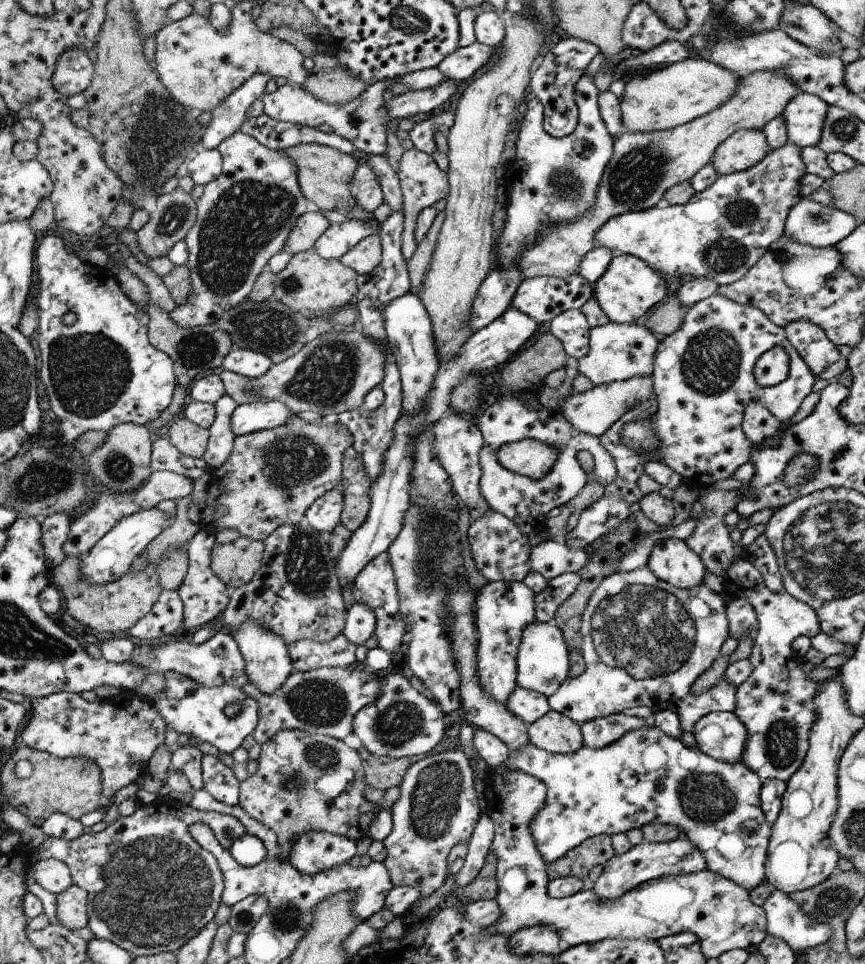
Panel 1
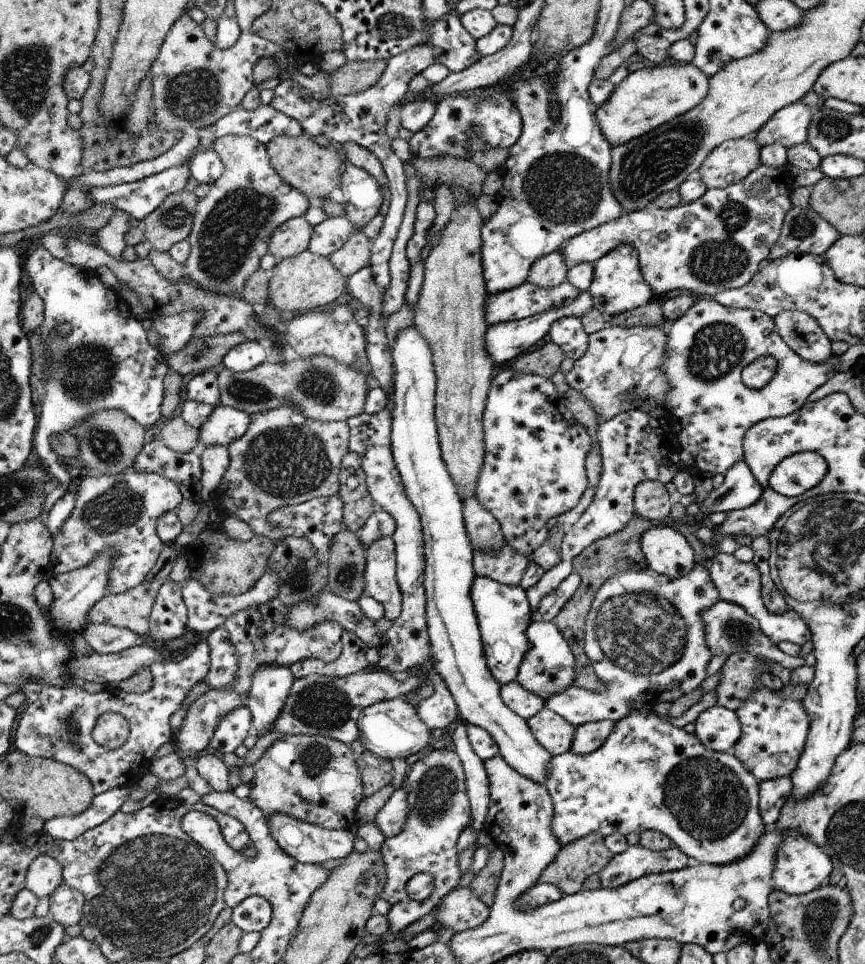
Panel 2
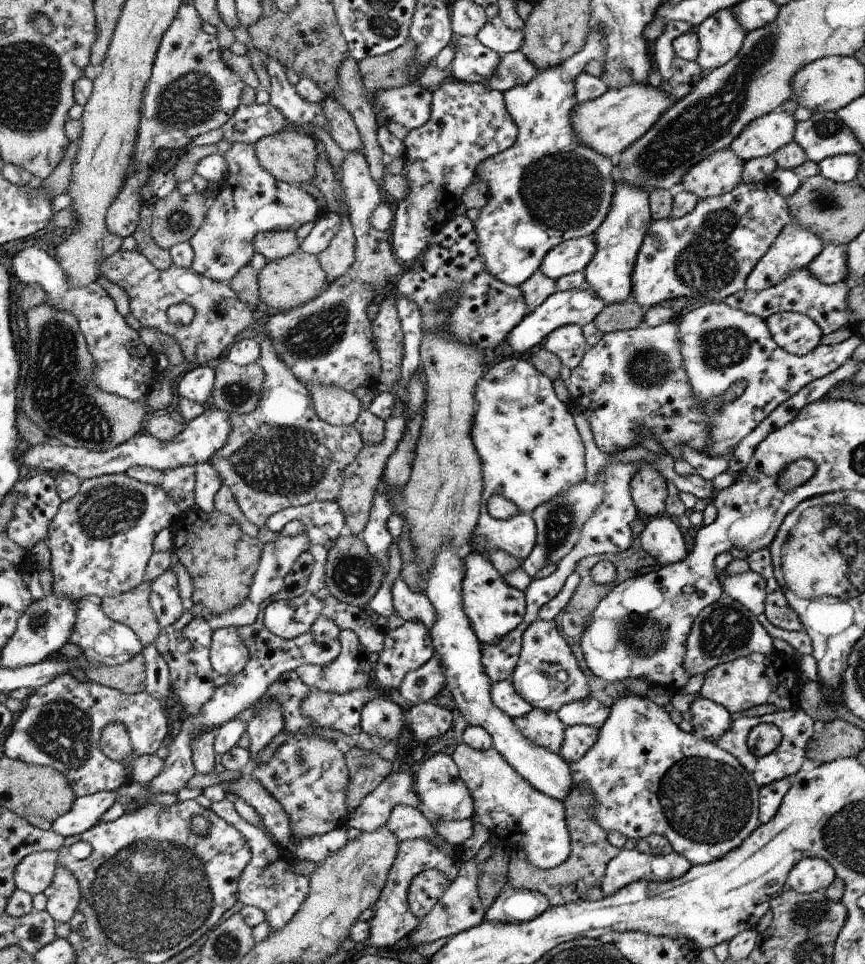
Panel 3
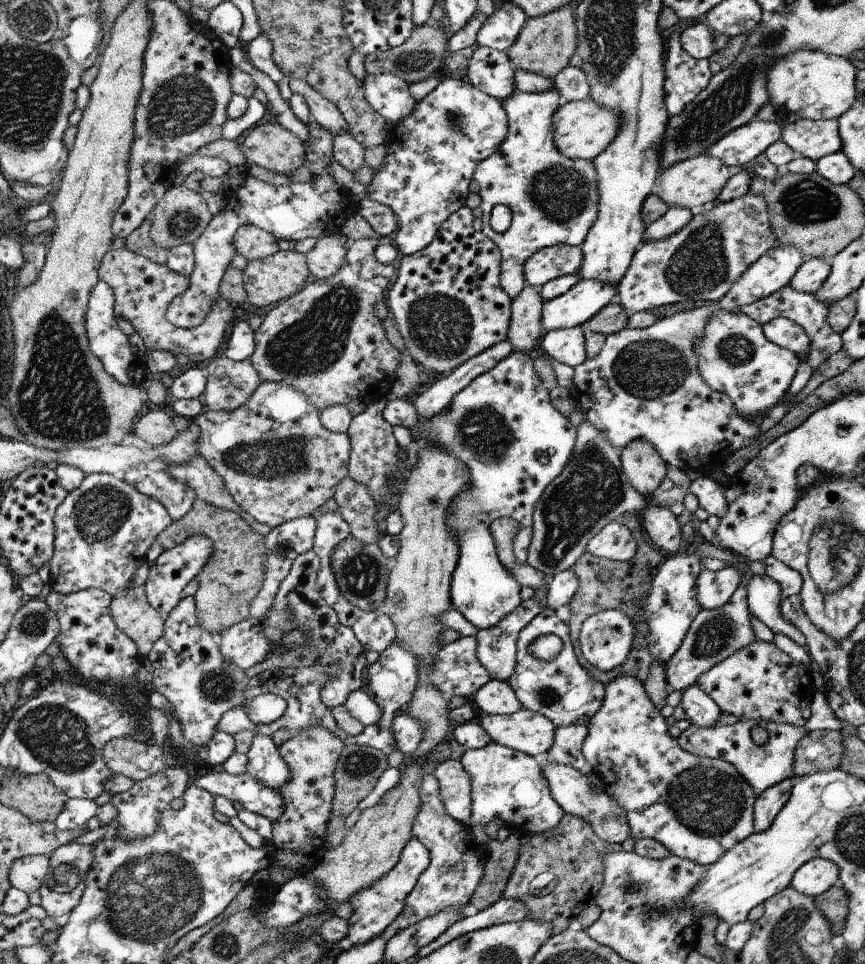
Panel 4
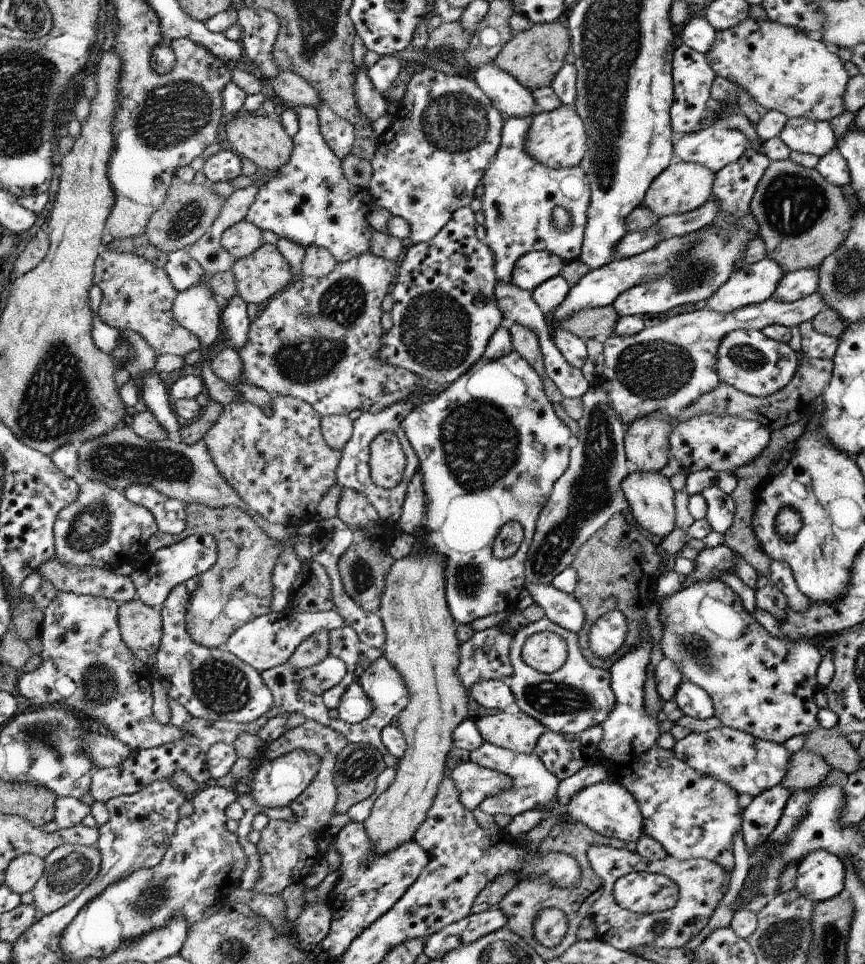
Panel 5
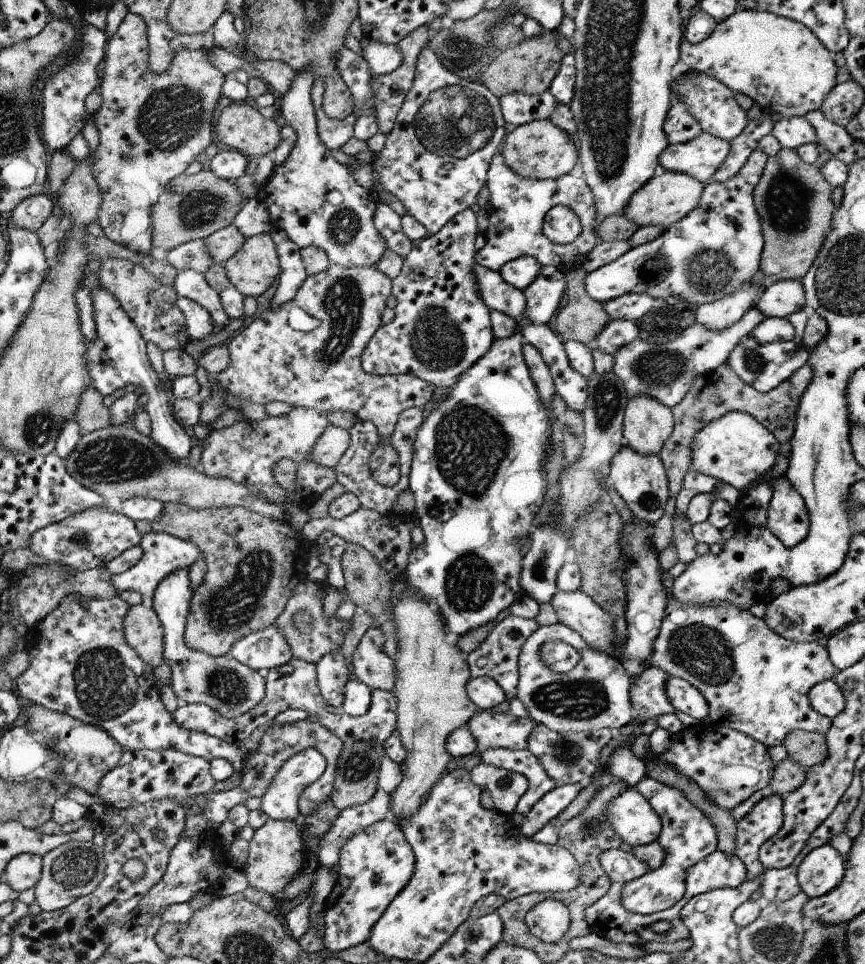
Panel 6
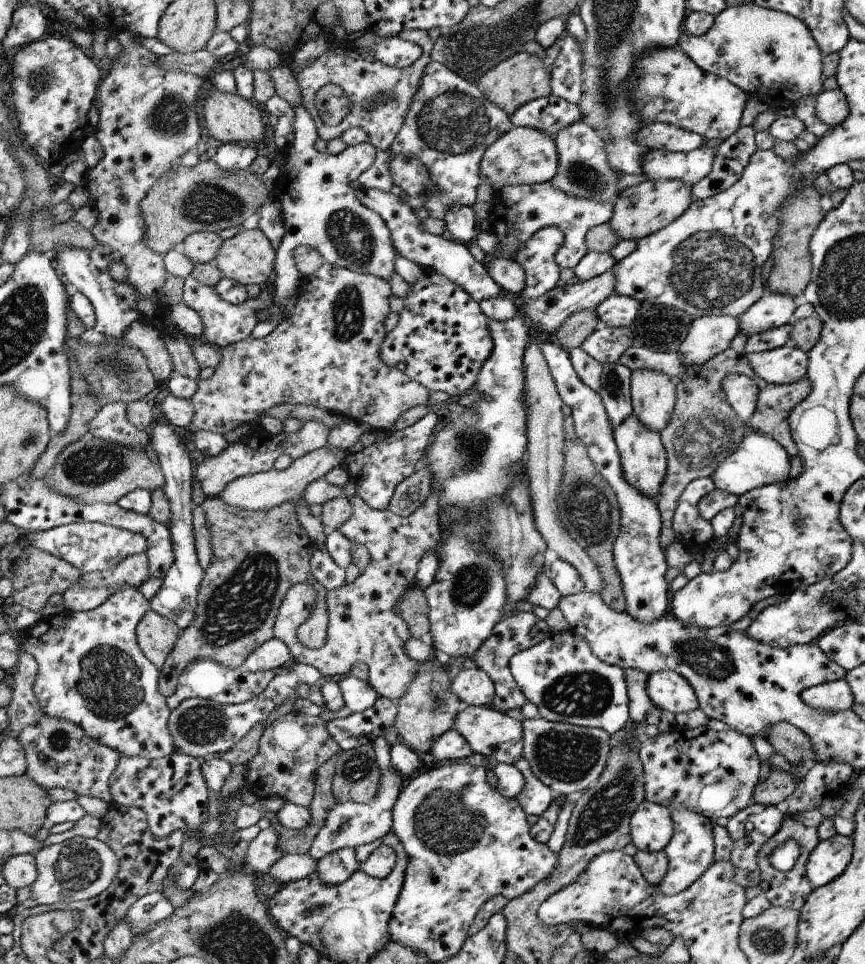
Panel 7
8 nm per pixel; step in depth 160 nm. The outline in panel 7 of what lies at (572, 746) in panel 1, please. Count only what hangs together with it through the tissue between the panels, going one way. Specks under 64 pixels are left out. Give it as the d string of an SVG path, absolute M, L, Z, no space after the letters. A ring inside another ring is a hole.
M465 704L460 708L460 714L455 720L456 729L470 745L474 753L486 756L493 763L506 763L514 765L523 753L523 728L521 722L508 717L506 713L497 711L494 706L476 706Z

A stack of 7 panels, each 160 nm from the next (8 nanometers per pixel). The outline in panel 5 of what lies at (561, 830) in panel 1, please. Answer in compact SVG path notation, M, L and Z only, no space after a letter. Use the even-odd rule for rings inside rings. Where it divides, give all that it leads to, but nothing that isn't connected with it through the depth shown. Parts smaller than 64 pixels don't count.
M646 635L645 639L633 648L633 651L621 653L621 658L611 666L611 687L616 697L615 707L600 724L603 737L599 744L598 758L610 768L608 774L614 780L627 788L637 800L644 819L644 834L655 838L666 850L668 856L684 861L686 859L708 859L716 861L721 852L732 849L732 837L741 830L742 815L739 805L745 805L743 799L734 789L712 777L705 777L683 760L680 760L672 750L658 746L656 739L661 734L658 730L658 720L650 717L644 708L644 685L647 679L649 663L653 658L653 638Z

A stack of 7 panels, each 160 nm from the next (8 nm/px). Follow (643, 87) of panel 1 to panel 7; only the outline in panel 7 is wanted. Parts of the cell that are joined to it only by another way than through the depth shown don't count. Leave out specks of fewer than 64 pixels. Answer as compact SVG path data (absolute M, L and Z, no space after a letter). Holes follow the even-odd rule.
M512 127L485 152L480 172L485 183L497 189L505 185L533 185L551 181L557 175L558 165L555 137L530 127Z

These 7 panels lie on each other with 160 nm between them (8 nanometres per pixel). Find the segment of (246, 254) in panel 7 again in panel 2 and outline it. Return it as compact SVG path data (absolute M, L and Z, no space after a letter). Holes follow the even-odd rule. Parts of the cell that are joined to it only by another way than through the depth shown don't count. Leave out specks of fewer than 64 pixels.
M308 250L299 255L281 259L271 270L269 280L269 300L271 304L285 315L298 314L304 310L316 310L338 300L346 292L347 279L331 263L328 257L318 256Z

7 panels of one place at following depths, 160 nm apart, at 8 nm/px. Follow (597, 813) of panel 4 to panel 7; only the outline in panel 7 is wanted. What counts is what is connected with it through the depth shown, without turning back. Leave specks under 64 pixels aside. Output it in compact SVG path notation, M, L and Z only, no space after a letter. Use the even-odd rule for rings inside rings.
M646 800L634 810L630 826L632 844L640 851L663 851L674 834L669 808Z

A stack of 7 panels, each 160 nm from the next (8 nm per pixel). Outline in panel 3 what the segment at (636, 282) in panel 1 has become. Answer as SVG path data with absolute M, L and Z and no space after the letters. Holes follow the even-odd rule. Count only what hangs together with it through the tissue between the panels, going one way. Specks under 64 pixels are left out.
M615 179L616 192L612 198L612 206L603 224L595 231L596 254L588 266L584 268L586 286L600 296L600 300L608 305L622 304L632 296L632 270L634 270L638 252L648 232L651 213L649 210L649 192L642 188L634 188L630 184Z

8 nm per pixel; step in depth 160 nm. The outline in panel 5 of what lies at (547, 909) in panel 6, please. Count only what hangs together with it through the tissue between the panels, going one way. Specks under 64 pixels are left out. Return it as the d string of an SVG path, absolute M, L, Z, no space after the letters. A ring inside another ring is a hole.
M546 907L536 913L534 936L542 946L555 948L565 938L568 927L568 916L562 909Z

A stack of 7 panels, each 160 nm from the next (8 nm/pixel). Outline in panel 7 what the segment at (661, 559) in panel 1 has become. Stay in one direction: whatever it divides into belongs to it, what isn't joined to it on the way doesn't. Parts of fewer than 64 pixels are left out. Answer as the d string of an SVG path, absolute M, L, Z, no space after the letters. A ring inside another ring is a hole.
M632 412L613 430L625 479L649 497L657 498L667 471L667 452L661 433L650 430Z

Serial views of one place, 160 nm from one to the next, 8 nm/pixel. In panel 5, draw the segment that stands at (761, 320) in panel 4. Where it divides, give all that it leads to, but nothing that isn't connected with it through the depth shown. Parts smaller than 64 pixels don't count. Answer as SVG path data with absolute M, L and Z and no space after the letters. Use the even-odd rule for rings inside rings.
M810 321L800 326L801 352L808 358L820 360L833 360L838 348L839 339L820 334Z

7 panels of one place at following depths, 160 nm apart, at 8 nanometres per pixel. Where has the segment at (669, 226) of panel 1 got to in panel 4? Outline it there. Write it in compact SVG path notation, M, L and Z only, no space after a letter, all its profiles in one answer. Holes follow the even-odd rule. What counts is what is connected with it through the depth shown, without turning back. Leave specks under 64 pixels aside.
M748 192L734 200L707 203L695 211L689 224L676 234L662 240L648 240L640 244L624 278L616 287L621 300L620 305L632 314L684 301L716 302L728 294L732 284L735 284L760 256L776 245L776 240L763 194ZM560 244L536 252L524 264L524 278L527 285L544 287L548 282L565 275L579 275L582 267L582 248Z

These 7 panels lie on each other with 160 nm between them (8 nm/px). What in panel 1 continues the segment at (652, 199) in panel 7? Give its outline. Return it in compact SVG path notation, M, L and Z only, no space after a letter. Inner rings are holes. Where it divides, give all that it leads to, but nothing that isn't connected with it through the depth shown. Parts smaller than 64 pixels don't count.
M740 129L719 144L710 164L719 176L739 173L758 164L770 150L761 129Z

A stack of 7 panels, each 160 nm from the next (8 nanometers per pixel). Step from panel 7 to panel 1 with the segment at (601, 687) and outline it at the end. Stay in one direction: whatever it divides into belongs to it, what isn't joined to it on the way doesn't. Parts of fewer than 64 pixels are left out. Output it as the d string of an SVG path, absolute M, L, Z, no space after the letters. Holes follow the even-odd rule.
M534 621L524 630L517 658L517 686L549 697L569 677L569 654L562 631L553 623Z

